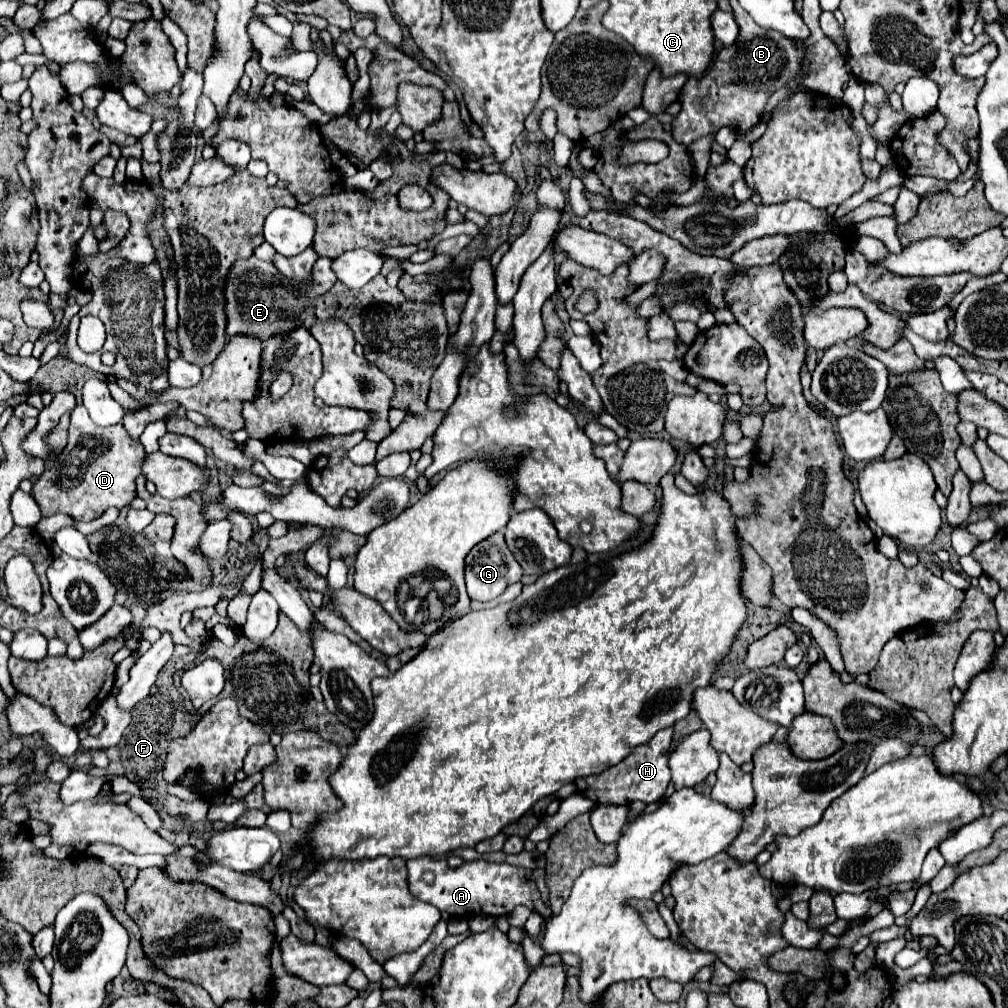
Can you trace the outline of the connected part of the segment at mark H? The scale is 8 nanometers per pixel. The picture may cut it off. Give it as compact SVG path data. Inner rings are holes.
M672 727L662 729L648 743L636 747L632 751L632 755L628 755L622 763L608 767L606 771L602 771L598 775L576 779L576 791L580 795L592 799L594 803L604 803L604 805L608 805L608 803L610 805L626 805L636 799L640 799L644 803L658 801L664 795L666 785L670 781L668 751L670 751L670 743L672 743L672 733L674 733Z

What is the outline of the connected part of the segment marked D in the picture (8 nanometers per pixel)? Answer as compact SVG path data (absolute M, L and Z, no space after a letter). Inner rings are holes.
M78 405L70 415L68 445L46 467L32 487L32 497L38 503L42 517L66 513L76 521L94 521L108 507L126 507L136 497L136 477L146 451L138 439L132 439L122 423L96 427L88 411Z

